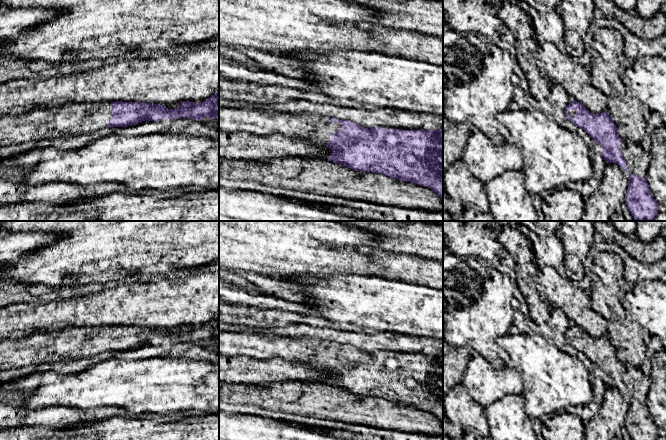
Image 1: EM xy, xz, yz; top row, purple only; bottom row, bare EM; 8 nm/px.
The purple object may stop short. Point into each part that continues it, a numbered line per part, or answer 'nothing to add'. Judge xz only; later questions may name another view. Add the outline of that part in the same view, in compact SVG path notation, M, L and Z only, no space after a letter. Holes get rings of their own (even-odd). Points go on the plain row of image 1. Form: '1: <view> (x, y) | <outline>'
1: xz (317, 353) | M219 330L219 354L258 360L282 358L326 370L335 355L342 354L342 350L332 346L330 341L318 338L290 338L253 331Z

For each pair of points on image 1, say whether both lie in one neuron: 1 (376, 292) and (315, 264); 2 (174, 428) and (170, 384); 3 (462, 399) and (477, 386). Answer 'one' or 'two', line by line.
1: two
2: two
3: two

